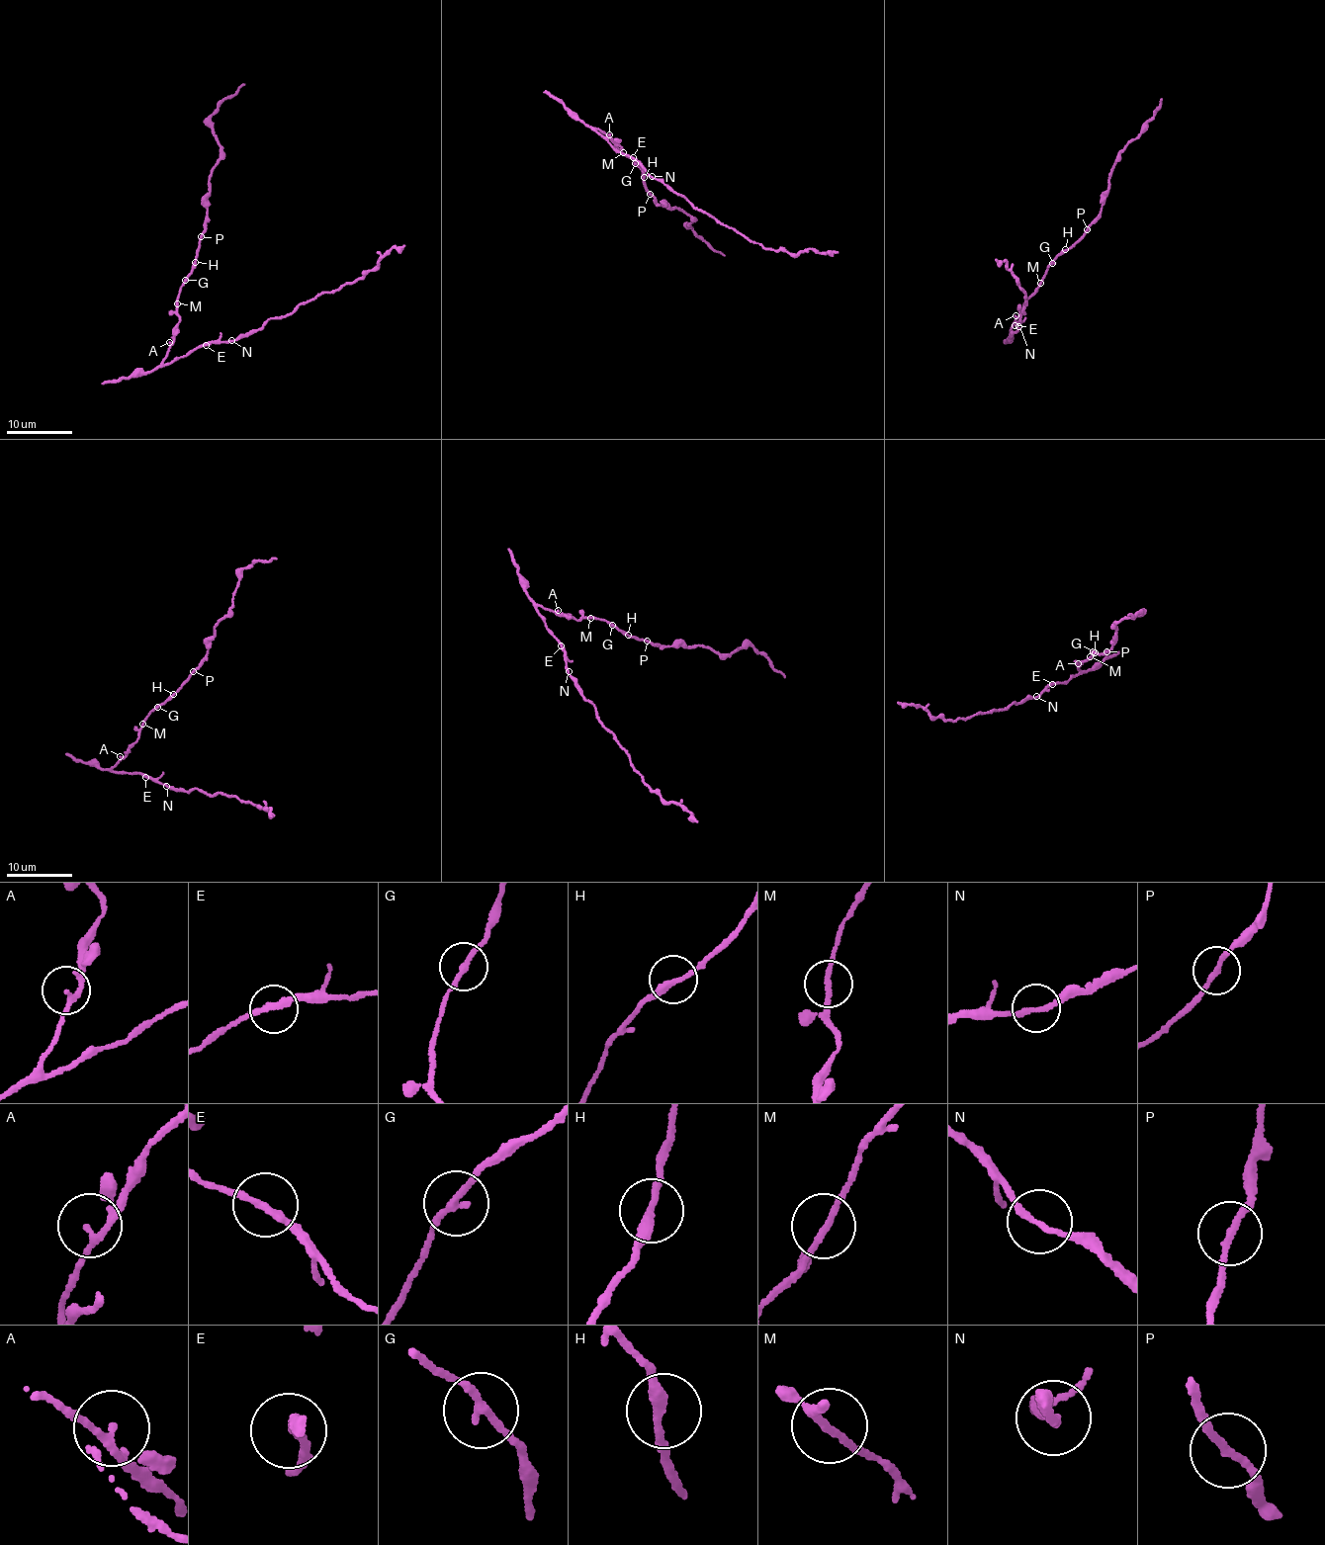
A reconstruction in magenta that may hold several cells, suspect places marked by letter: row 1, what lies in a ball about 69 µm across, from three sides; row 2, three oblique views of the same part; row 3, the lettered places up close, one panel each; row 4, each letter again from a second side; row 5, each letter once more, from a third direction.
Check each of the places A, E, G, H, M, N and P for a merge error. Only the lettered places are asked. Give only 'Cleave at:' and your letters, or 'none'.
Cleave at: N, P

